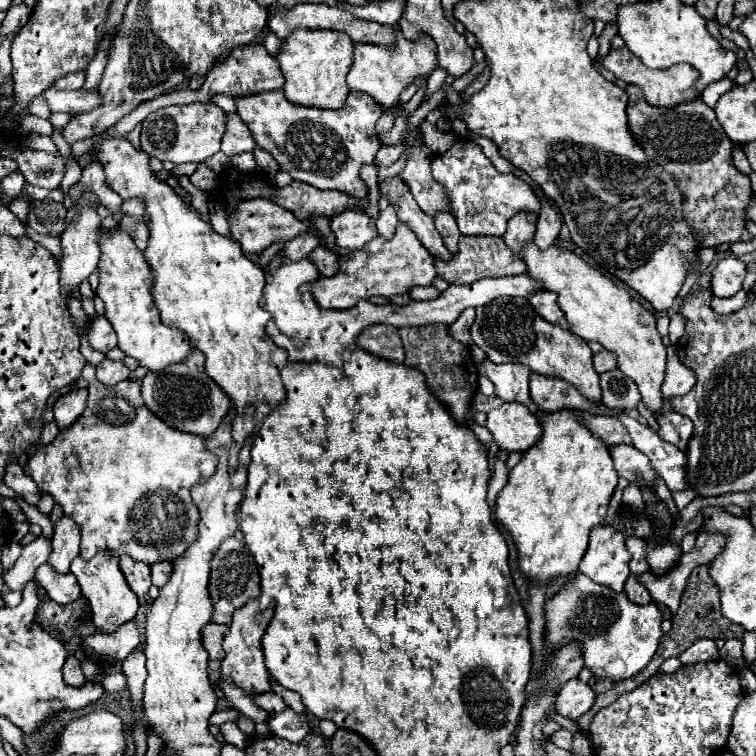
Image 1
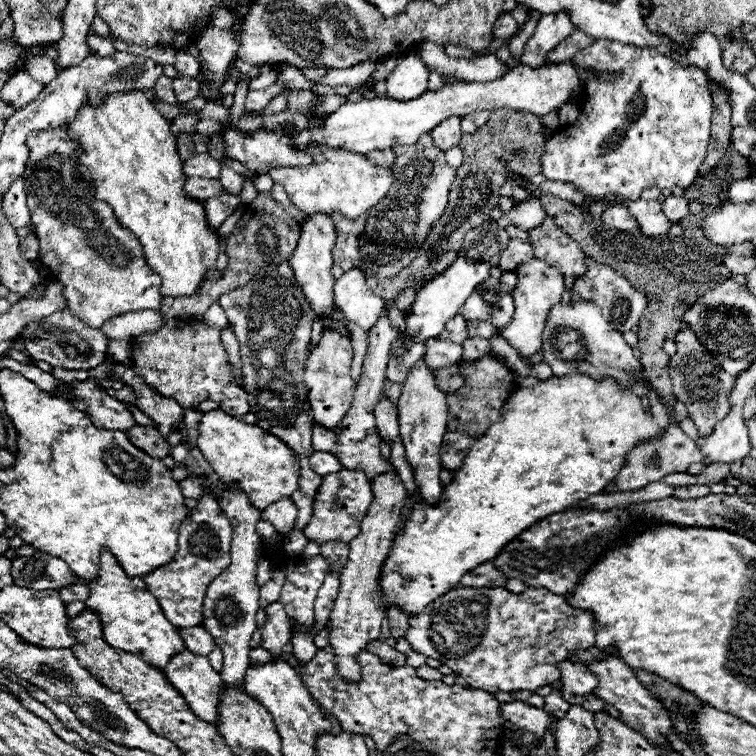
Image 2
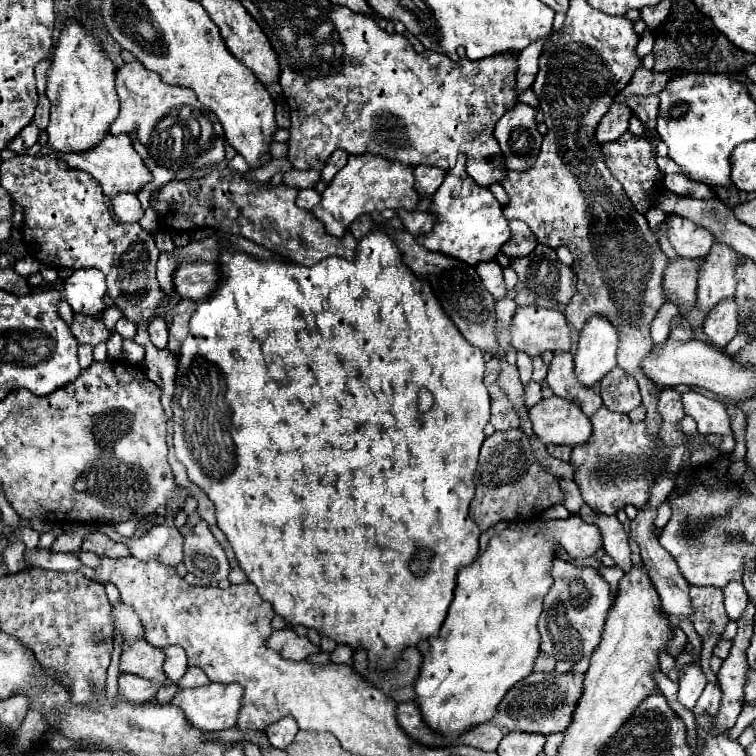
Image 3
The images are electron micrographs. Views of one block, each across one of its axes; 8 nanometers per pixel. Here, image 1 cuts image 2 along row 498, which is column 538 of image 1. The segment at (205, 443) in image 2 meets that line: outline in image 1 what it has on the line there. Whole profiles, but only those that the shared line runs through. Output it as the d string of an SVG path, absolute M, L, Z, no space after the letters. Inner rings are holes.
M528 242L524 244L522 258L532 278L540 280L544 290L558 294L558 304L566 314L570 330L586 342L596 340L606 350L614 352L618 368L636 382L642 402L652 410L654 416L660 416L664 400L660 386L666 370L666 346L656 330L656 316L634 300L626 288L616 286L610 278L588 266L574 252L558 250L556 246L550 246L542 252L534 242Z

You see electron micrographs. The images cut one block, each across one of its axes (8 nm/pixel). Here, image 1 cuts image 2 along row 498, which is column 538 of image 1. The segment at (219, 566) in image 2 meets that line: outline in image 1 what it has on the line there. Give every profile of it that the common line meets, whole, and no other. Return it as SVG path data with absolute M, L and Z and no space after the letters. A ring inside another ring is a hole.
M456 140L446 154L436 154L432 158L432 176L450 194L454 216L464 236L502 236L516 212L540 212L540 200L532 188L514 174L498 172L472 140Z

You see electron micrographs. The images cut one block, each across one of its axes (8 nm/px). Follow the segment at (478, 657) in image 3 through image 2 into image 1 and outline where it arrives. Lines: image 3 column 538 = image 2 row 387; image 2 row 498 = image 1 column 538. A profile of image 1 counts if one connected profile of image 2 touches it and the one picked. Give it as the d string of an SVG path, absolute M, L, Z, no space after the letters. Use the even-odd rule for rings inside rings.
M560 408L560 412L550 412L546 416L540 418L540 426L542 426L542 438L522 454L520 462L510 470L508 474L508 484L500 490L498 498L496 498L496 518L498 522L512 534L514 542L516 542L516 548L518 548L518 568L528 576L530 584L536 584L540 588L546 588L556 576L570 576L572 572L578 570L578 564L588 548L588 534L592 530L592 526L600 526L606 518L606 512L608 512L608 504L610 504L610 498L614 494L614 488L618 484L618 476L616 476L616 470L614 470L614 464L612 464L612 456L608 452L608 444L604 440L600 440L598 436L592 436L592 432L588 432L588 428L584 428L584 424L580 424L580 420L576 420L576 416L572 416L574 410L570 408Z

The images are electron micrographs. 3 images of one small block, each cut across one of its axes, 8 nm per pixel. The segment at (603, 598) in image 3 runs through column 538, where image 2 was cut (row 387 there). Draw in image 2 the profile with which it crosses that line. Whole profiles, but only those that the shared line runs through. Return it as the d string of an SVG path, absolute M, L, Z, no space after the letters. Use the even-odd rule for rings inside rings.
M558 302L552 306L542 334L542 354L558 378L578 370L594 380L604 380L606 376L614 376L618 386L630 388L632 370L636 374L644 372L642 362L634 356L634 350L624 342L618 330L612 330L612 326L604 320L600 308L592 302L576 302L576 304Z

